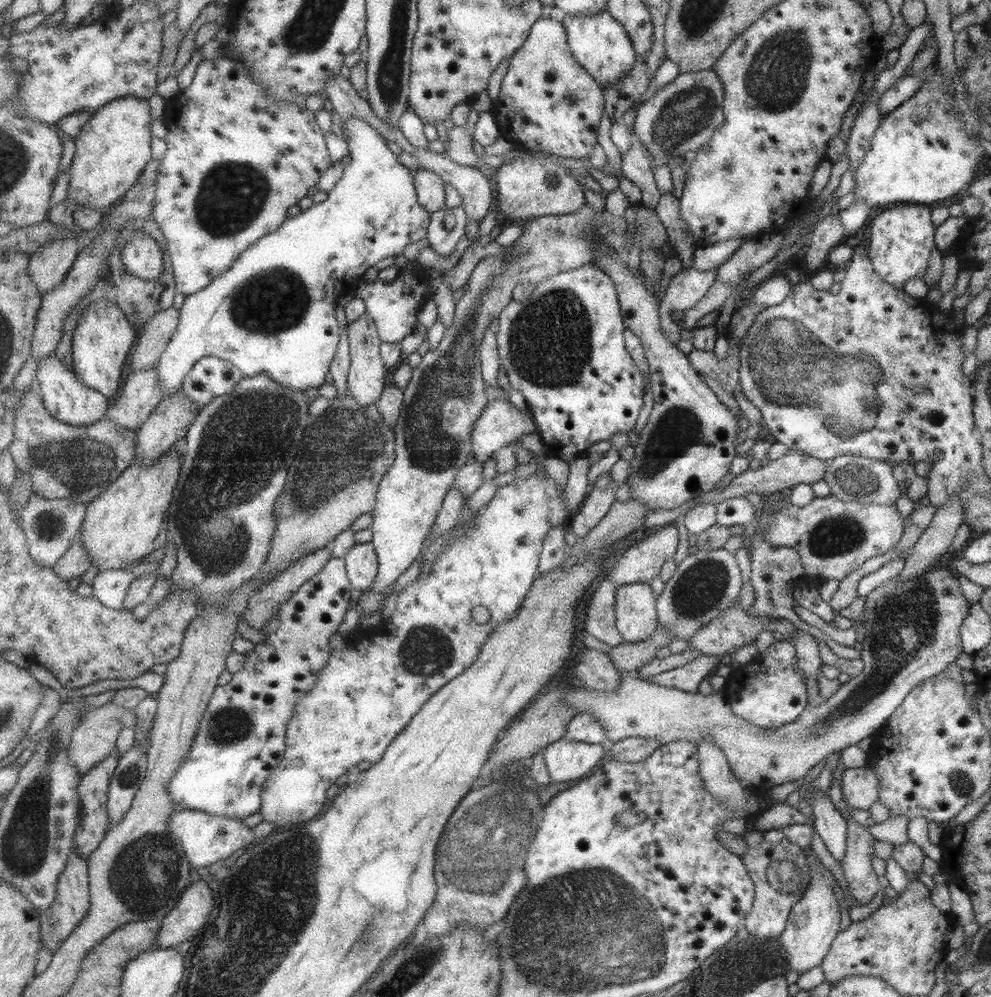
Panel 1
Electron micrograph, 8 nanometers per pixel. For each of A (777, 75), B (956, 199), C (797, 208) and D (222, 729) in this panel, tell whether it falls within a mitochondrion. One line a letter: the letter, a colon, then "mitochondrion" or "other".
A: mitochondrion
B: other
C: other
D: mitochondrion

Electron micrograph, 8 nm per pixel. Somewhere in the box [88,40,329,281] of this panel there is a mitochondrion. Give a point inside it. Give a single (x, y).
(231, 198)

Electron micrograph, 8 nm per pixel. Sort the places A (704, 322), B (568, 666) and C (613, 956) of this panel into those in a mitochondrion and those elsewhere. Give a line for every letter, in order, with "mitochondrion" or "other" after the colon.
A: other
B: other
C: mitochondrion

